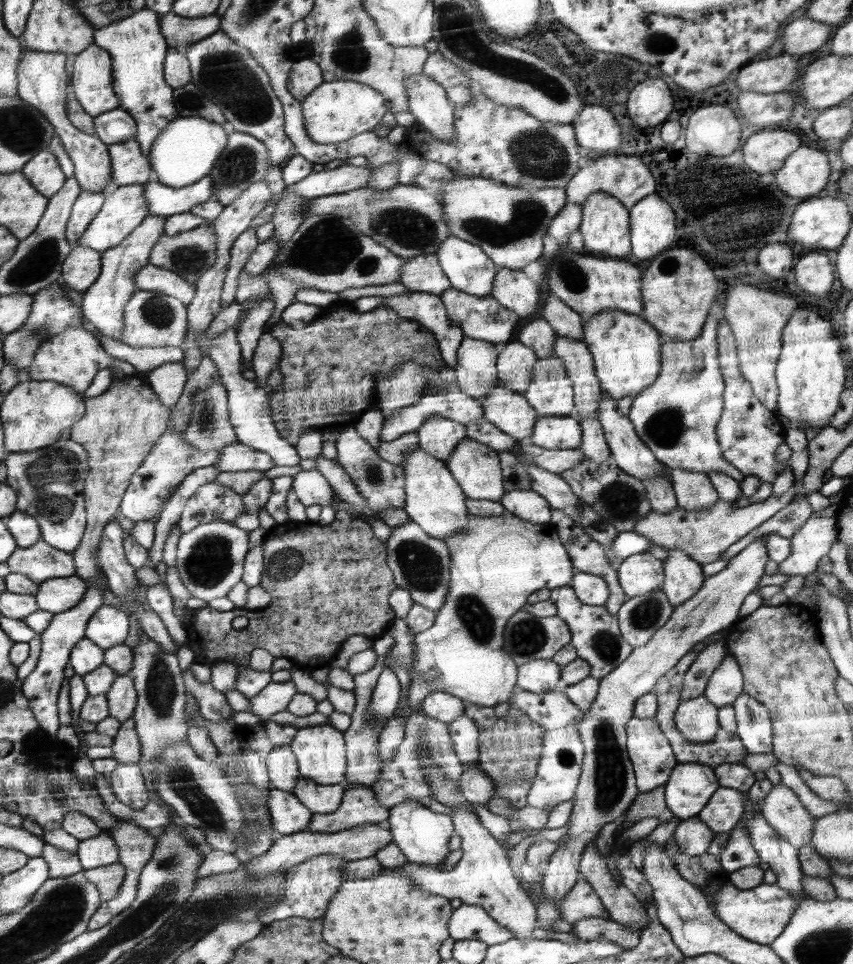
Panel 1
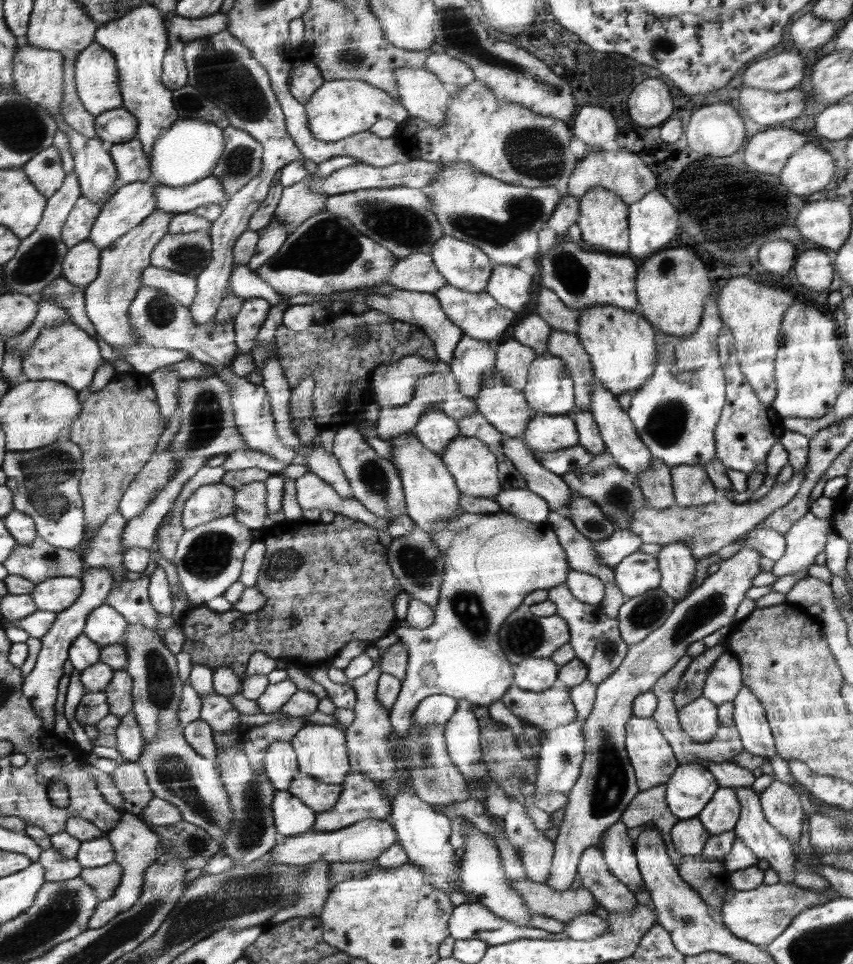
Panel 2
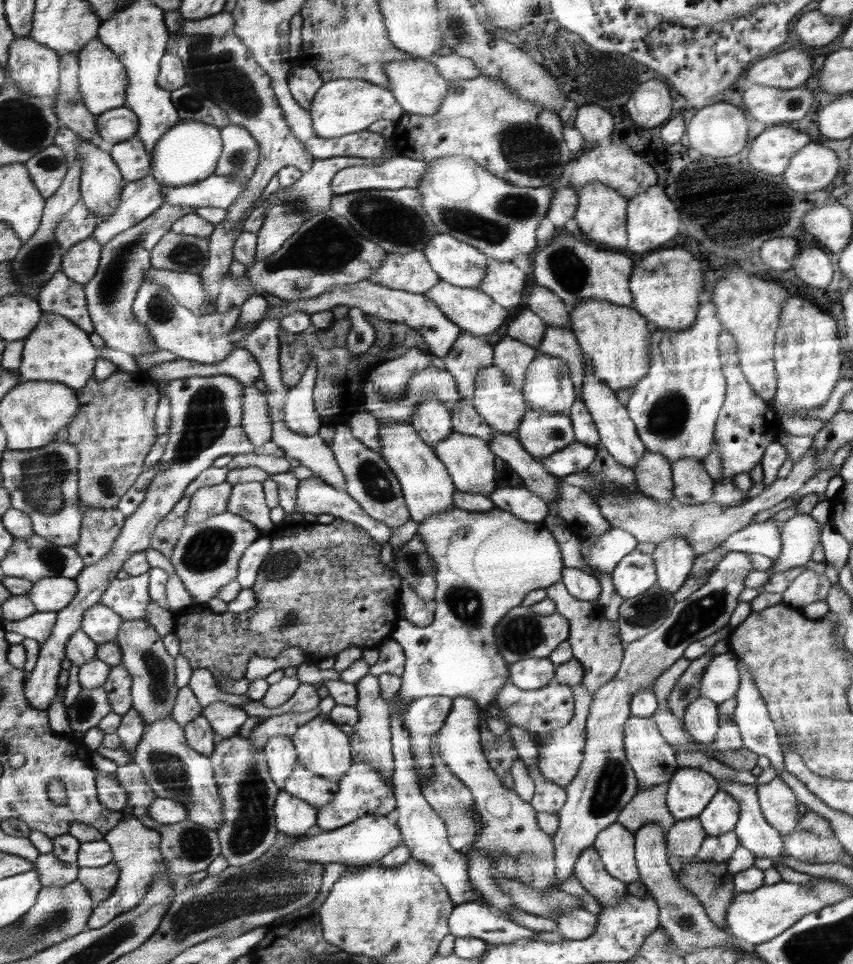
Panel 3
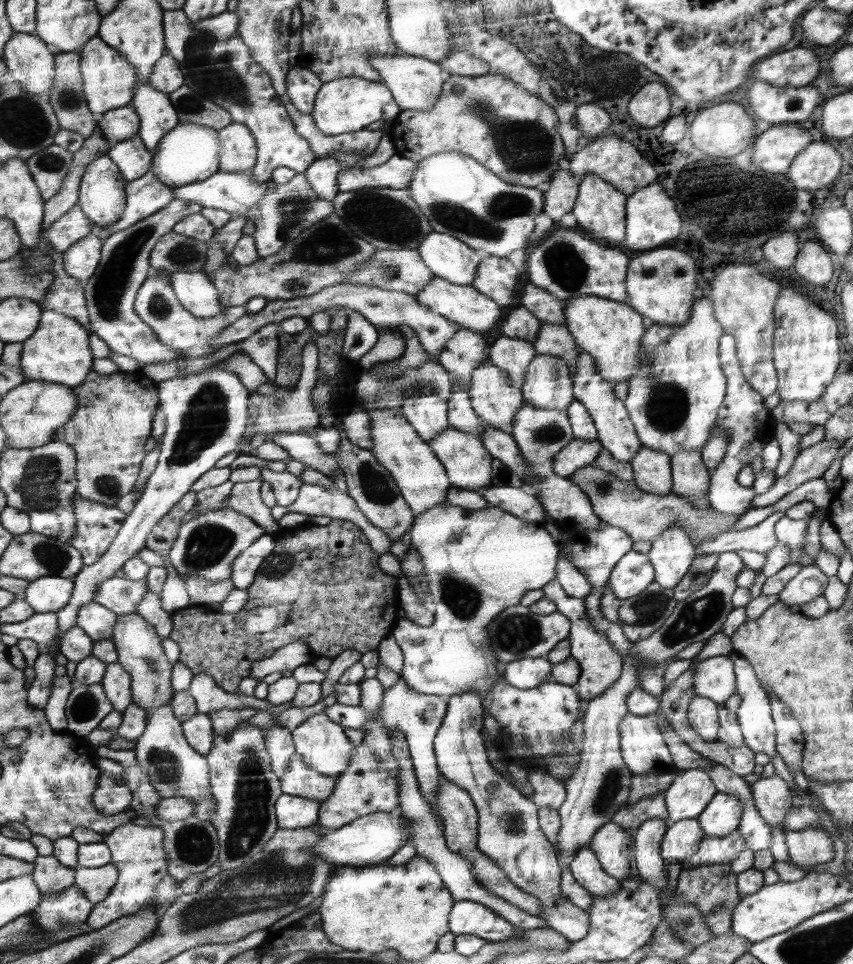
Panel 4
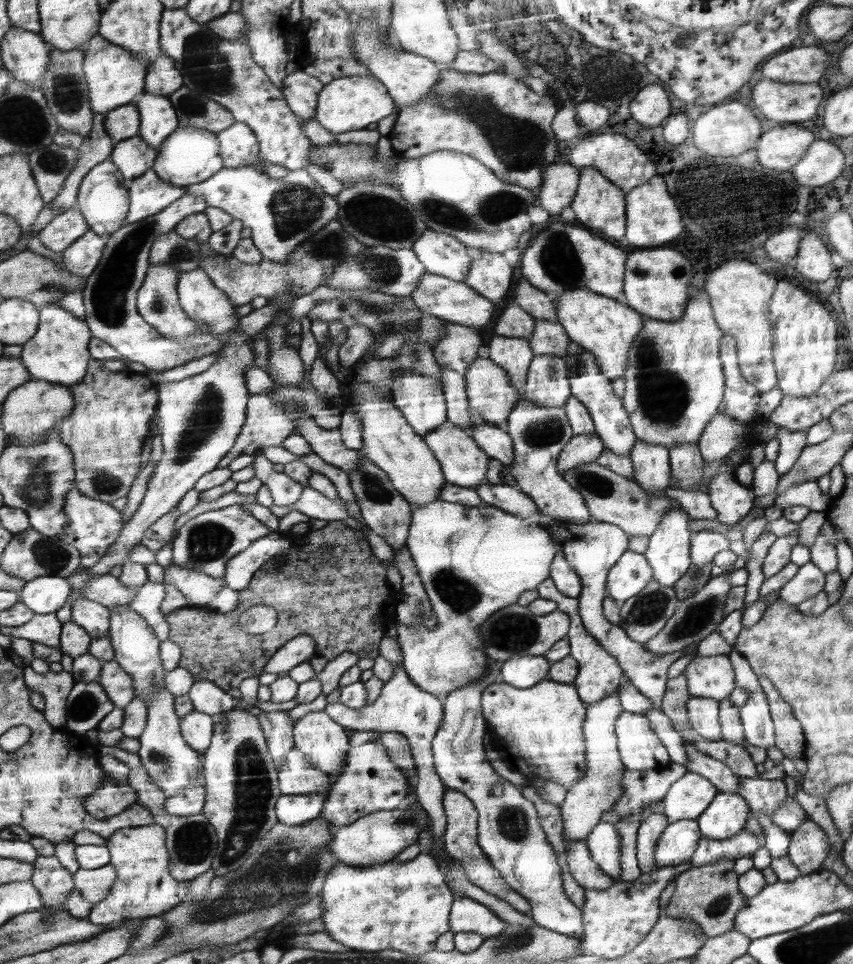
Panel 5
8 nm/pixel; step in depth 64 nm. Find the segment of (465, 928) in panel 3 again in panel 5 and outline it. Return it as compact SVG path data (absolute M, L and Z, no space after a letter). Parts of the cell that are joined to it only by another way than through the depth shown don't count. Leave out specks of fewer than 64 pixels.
M454 895L449 914L450 931L476 932L486 940L498 938L506 928L505 920L498 918L487 906L466 896Z

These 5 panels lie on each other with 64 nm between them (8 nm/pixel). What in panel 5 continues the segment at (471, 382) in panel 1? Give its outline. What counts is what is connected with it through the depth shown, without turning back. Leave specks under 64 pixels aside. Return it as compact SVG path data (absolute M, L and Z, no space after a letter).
M447 322L447 336L432 349L435 362L458 372L462 377L479 358L478 349L484 346L479 332L469 327Z

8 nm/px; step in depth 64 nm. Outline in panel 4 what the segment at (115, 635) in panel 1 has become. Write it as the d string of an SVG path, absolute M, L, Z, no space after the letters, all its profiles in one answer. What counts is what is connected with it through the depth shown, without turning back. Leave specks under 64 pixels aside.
M95 600L81 611L81 619L78 620L78 624L95 641L102 641L114 638L114 630L120 619L120 614Z

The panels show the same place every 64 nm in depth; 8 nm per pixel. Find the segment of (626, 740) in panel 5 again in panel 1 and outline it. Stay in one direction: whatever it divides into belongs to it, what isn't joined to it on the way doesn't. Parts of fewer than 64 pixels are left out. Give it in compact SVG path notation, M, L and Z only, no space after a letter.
M633 717L628 722L627 734L629 757L632 759L633 770L636 772L638 790L646 793L666 785L679 762L674 754L672 743L666 738L661 728L658 728L658 721L655 718Z

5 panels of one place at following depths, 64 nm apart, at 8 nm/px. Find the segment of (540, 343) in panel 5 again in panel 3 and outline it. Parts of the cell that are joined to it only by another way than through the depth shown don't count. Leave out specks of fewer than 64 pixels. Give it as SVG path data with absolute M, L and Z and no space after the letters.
M549 327L546 338L543 339L542 346L539 348L539 354L548 354L566 360L577 392L577 400L584 402L581 395L583 394L582 385L585 384L588 358L576 341L576 336L572 330L562 327Z

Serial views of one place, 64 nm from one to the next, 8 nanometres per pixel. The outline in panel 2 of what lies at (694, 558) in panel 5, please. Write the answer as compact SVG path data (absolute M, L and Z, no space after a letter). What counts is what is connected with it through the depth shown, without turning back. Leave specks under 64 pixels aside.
M758 524L753 530L750 530L750 533L744 534L734 541L742 543L740 548L758 549L762 556L774 561L782 558L784 552L786 552L784 534L776 532L776 530L770 530L770 528L764 528L762 524Z

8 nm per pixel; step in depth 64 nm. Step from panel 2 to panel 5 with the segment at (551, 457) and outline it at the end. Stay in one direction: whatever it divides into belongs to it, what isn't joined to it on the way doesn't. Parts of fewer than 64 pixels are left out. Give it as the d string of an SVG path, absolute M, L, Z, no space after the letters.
M596 432L594 434L574 435L569 444L562 449L557 470L561 473L568 473L579 464L595 462L604 449L604 442L600 440L600 436Z

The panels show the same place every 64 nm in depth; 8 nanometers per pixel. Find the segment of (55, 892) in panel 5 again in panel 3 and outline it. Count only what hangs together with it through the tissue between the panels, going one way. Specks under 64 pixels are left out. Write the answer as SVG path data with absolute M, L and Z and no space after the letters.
M53 852L41 854L41 858L36 863L46 888L48 886L67 886L78 880L81 874L79 862L64 862Z

